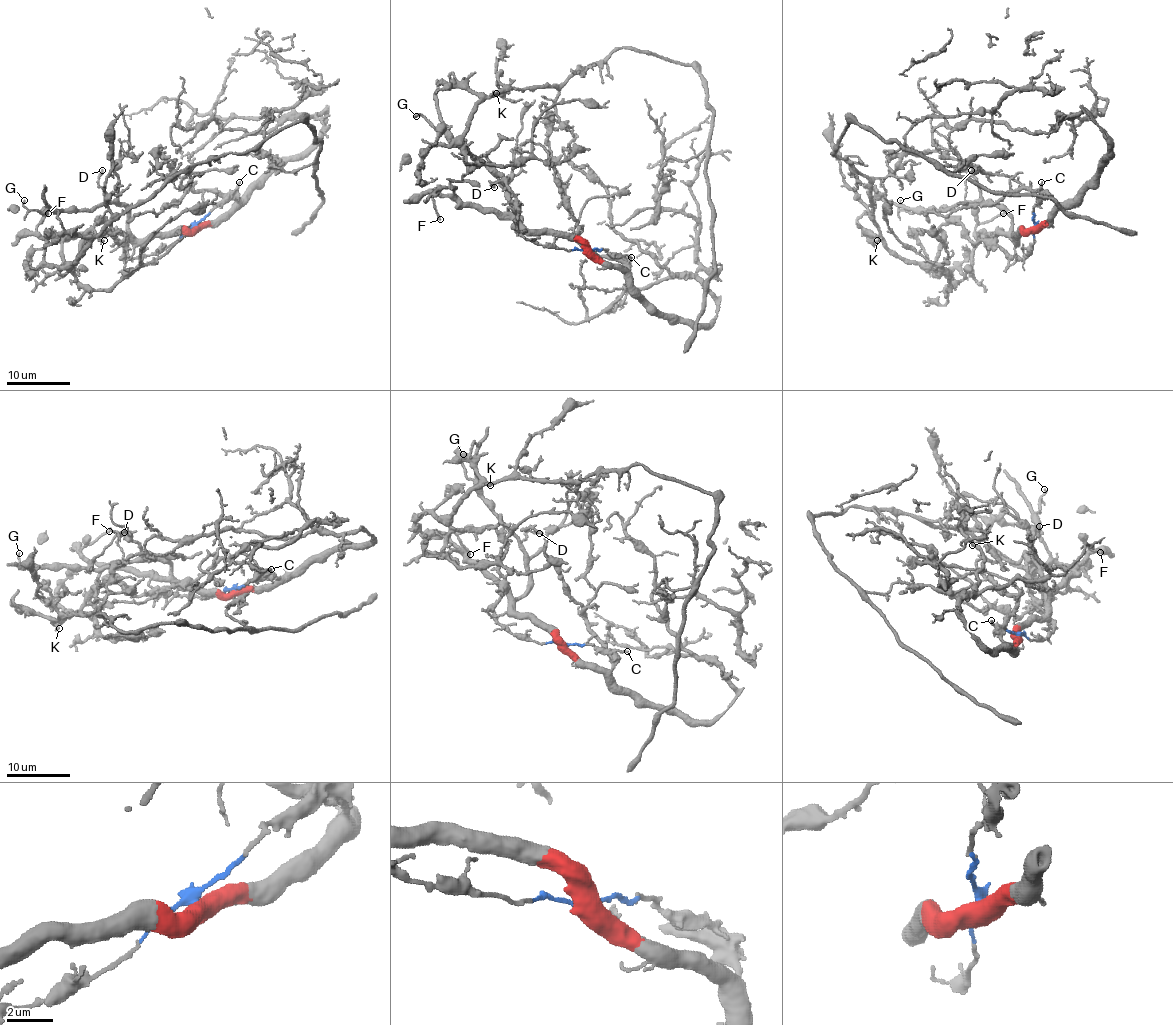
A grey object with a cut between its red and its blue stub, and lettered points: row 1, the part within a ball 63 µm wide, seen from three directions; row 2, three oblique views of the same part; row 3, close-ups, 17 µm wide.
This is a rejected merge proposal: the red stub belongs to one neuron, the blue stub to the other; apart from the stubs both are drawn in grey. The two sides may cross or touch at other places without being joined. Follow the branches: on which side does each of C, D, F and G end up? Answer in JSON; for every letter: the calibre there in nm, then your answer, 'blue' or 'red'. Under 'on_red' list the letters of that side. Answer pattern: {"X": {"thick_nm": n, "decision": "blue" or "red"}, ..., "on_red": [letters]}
{"C": {"thick_nm": 160, "decision": "blue"}, "D": {"thick_nm": 280, "decision": "red"}, "F": {"thick_nm": 180, "decision": "red"}, "G": {"thick_nm": 110, "decision": "red"}, "on_red": ["D", "F", "G"]}

